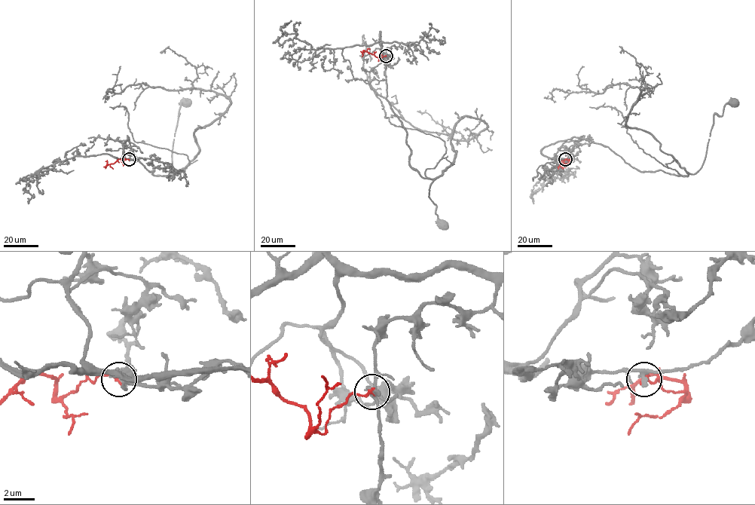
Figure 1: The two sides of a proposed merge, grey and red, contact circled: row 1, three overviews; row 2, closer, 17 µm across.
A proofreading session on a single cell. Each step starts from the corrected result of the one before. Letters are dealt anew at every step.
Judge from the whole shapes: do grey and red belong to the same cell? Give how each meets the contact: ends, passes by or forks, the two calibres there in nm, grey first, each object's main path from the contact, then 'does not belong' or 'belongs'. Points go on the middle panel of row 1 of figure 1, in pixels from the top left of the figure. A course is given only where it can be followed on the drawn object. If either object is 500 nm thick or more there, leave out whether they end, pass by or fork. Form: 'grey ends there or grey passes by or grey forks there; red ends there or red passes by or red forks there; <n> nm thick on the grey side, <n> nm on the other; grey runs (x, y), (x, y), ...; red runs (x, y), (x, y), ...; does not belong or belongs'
grey passes by; red ends there; 280 nm thick on the grey side, 170 nm on the other; grey runs (386, 56), (399, 44), (380, 32), (386, 99), (406, 131), (409, 165), (433, 180), (429, 197), (443, 224); red runs (386, 56), (379, 60), (363, 50), (362, 56); belongs

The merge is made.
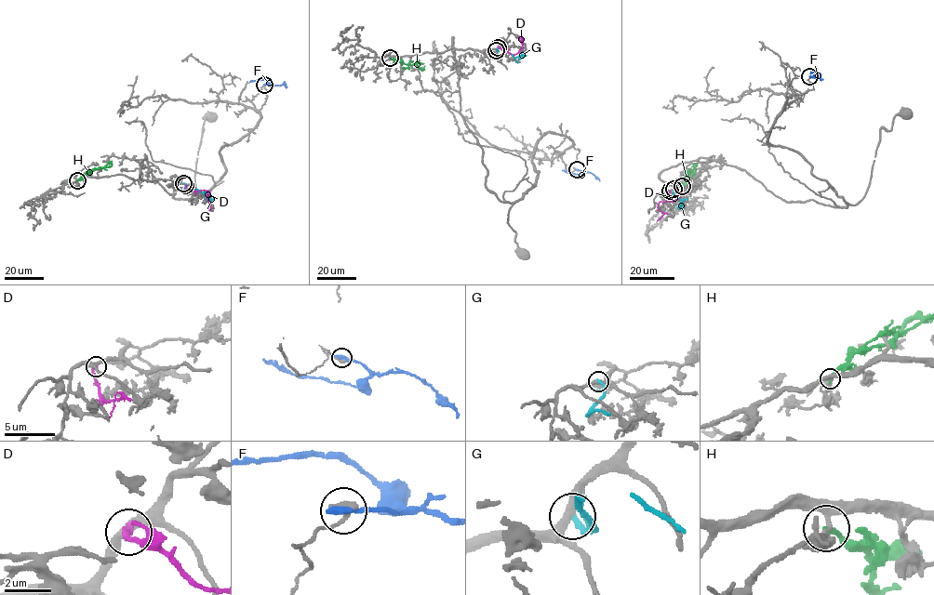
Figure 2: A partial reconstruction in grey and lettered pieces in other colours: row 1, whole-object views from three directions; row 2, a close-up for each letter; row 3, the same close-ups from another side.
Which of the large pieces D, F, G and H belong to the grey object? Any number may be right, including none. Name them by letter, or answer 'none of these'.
none of these

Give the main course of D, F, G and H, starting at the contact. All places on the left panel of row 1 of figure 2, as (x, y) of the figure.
D: (185, 185), (188, 191), (208, 191), (208, 211)
F: (265, 85), (270, 84), (260, 79), (249, 82)
G: (184, 183), (185, 190), (197, 190), (210, 199), (207, 199)
H: (77, 180), (99, 167), (112, 164)

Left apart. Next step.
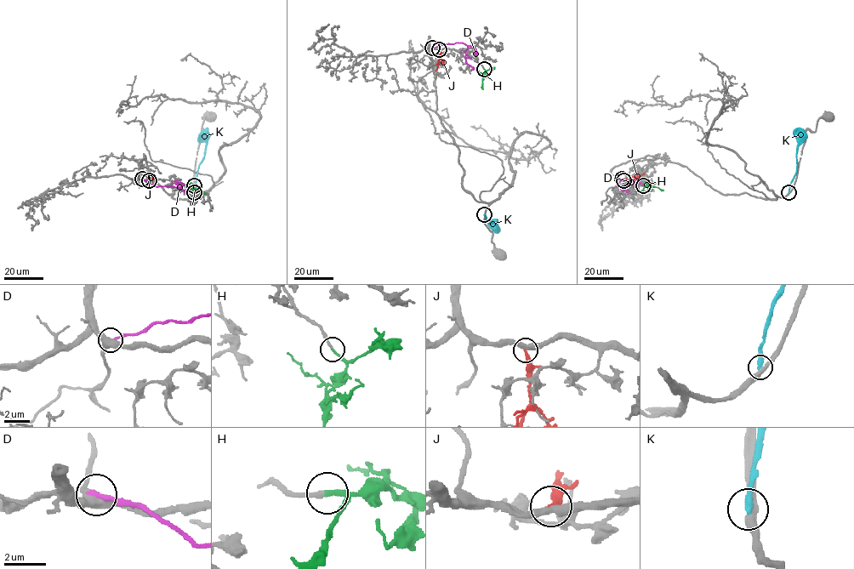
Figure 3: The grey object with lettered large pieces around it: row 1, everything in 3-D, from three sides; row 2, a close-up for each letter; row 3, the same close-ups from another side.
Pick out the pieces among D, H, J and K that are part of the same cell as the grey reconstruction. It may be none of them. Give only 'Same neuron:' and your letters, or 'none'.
Same neuron: H

